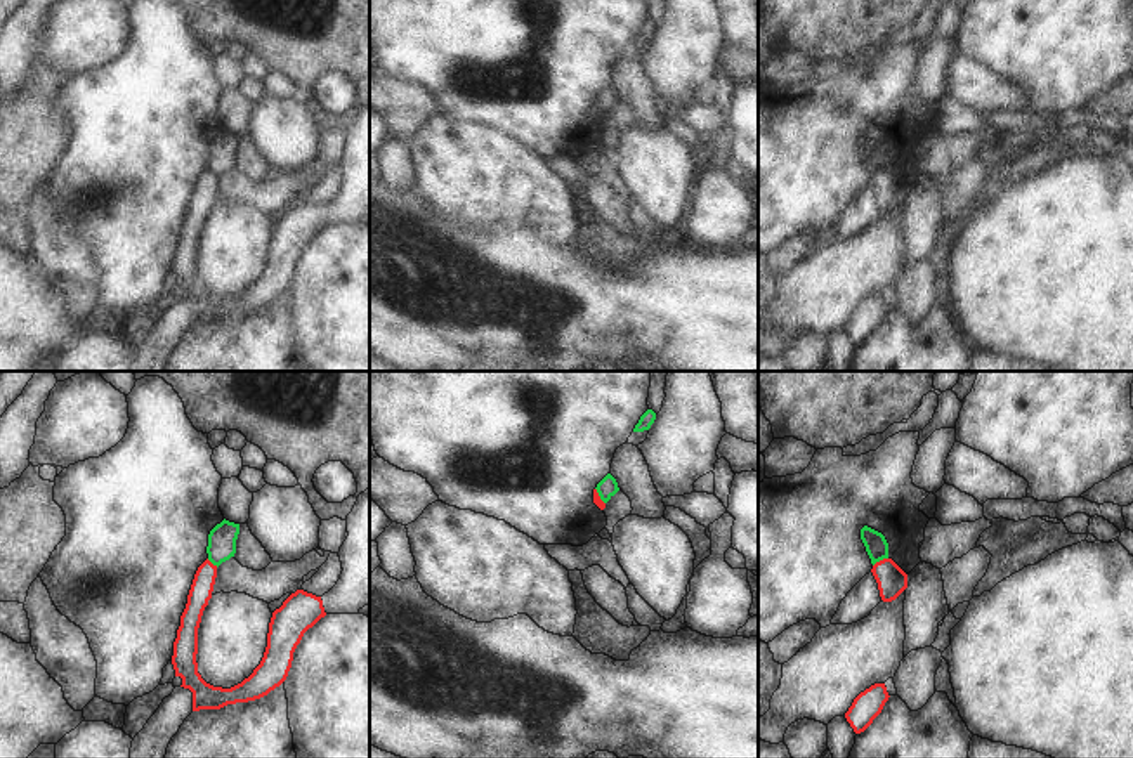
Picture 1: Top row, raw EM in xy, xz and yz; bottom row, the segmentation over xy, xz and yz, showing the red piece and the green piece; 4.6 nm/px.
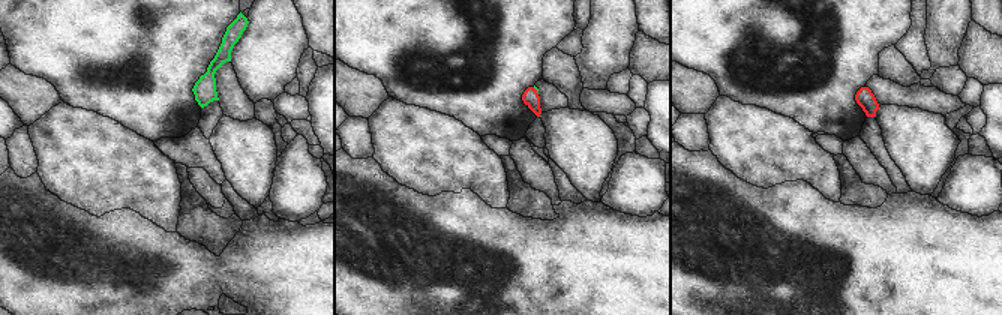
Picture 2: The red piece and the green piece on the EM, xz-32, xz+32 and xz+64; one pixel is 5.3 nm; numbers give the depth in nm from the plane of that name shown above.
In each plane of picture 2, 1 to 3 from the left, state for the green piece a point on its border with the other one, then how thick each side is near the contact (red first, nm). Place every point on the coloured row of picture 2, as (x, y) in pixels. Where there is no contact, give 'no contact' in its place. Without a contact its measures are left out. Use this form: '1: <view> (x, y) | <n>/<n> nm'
1: no contact
2: xz+32 (536, 90) | 90/20 nm
3: no contact

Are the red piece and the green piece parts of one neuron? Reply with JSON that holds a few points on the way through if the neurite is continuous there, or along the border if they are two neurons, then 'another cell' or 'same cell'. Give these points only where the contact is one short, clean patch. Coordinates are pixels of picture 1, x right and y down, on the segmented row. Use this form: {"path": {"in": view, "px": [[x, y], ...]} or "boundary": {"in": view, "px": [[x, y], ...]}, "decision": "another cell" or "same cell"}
{"boundary": {"in": "yz", "px": [[887, 557], [873, 566]]}, "decision": "another cell"}

